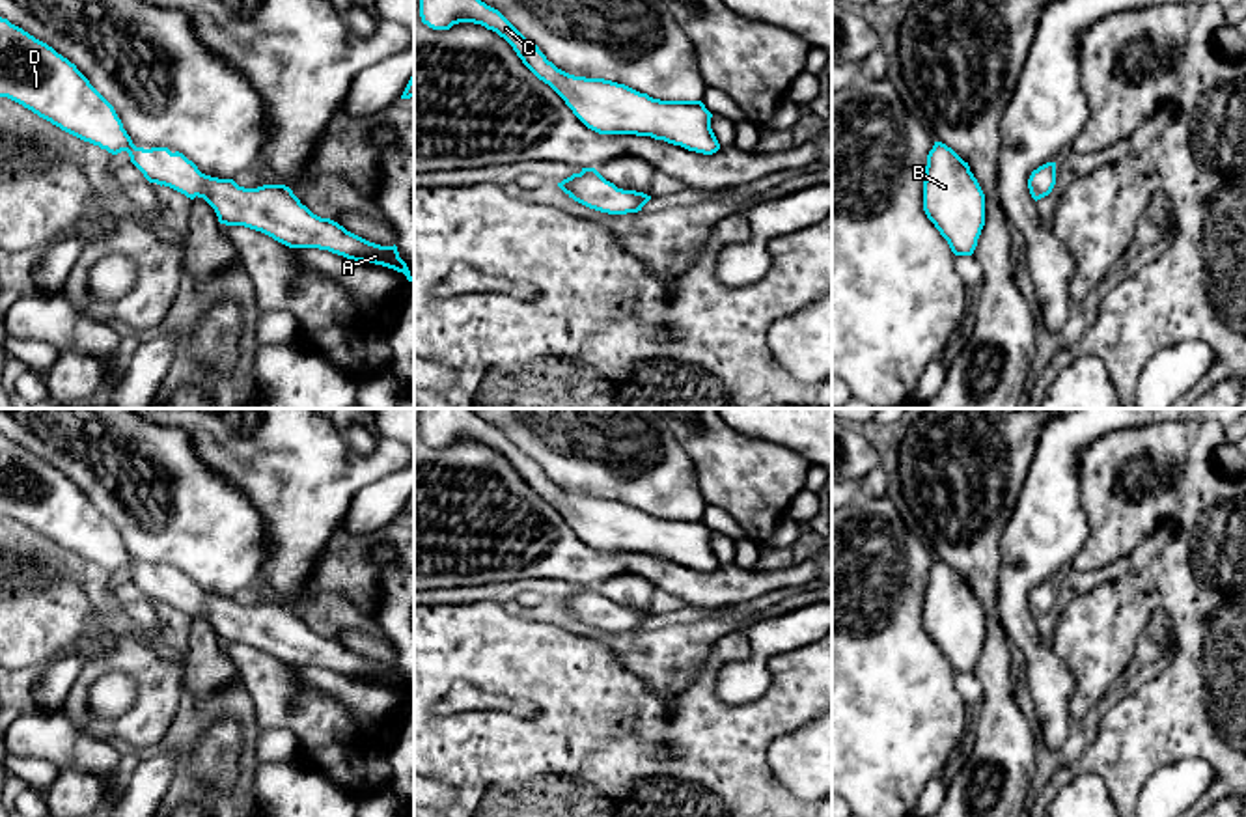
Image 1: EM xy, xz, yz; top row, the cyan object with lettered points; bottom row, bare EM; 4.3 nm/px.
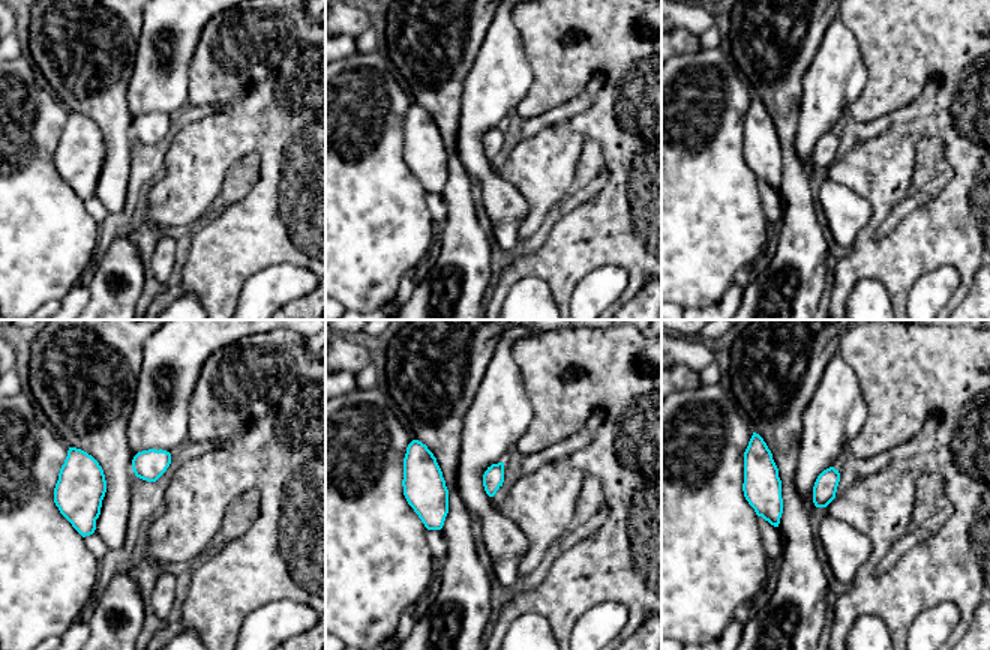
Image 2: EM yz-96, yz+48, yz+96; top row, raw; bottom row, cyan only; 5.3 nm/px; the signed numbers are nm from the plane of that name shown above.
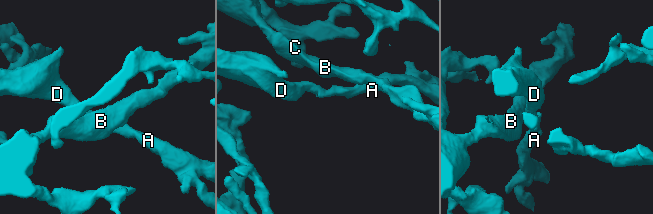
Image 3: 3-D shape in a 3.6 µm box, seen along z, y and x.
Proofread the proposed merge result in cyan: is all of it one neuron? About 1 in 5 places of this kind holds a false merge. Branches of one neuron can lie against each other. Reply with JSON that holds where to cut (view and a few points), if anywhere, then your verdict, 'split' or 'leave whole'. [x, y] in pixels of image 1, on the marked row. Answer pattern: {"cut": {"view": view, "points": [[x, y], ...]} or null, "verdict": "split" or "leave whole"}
{"cut": null, "verdict": "leave whole"}

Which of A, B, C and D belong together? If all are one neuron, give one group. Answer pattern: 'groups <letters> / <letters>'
groups A B C D

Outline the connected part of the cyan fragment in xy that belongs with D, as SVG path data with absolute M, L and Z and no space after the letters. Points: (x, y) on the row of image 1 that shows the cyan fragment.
M0 17L0 97L7 97L62 131L112 155L127 151L149 183L187 198L203 198L226 226L261 231L289 248L319 248L353 261L369 261L414 278L397 246L369 242L330 218L313 215L285 185L239 187L205 175L183 153L136 147L114 106L47 43Z

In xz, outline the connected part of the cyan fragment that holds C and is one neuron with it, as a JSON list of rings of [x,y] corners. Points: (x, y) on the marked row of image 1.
[[[420,0],[420,17],[433,30],[474,22],[496,32],[522,63],[599,134],[651,136],[703,155],[720,149],[711,129],[713,114],[701,101],[660,101],[612,80],[569,75],[548,62],[498,9],[481,0]]]

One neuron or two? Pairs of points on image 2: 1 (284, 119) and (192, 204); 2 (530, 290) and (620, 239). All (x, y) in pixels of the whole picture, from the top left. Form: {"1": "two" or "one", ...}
{"1": "one", "2": "two"}

